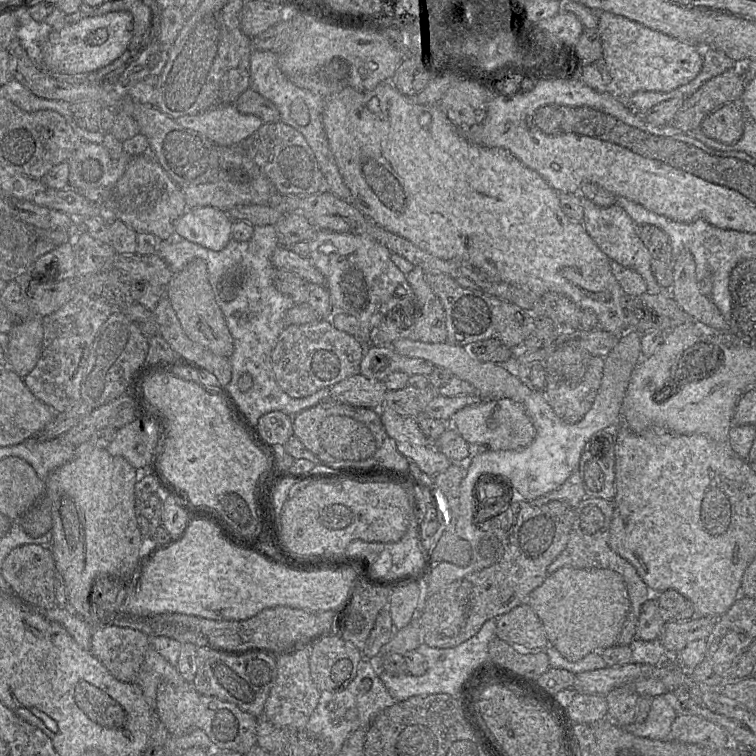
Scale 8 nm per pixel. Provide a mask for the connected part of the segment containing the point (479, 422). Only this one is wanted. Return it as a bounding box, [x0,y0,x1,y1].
[447,398,536,452]

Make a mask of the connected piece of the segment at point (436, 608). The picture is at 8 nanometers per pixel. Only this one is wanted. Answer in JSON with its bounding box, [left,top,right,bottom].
[420,499,574,648]

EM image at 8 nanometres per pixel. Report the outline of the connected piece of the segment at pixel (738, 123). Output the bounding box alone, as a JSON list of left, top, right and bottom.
[700,102,745,143]

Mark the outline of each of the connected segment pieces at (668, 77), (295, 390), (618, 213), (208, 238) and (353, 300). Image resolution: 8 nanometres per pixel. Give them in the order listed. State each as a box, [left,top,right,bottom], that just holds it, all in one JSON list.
[[598,12,703,97],[273,319,366,398],[581,197,662,295],[175,207,233,251],[308,230,412,332]]

